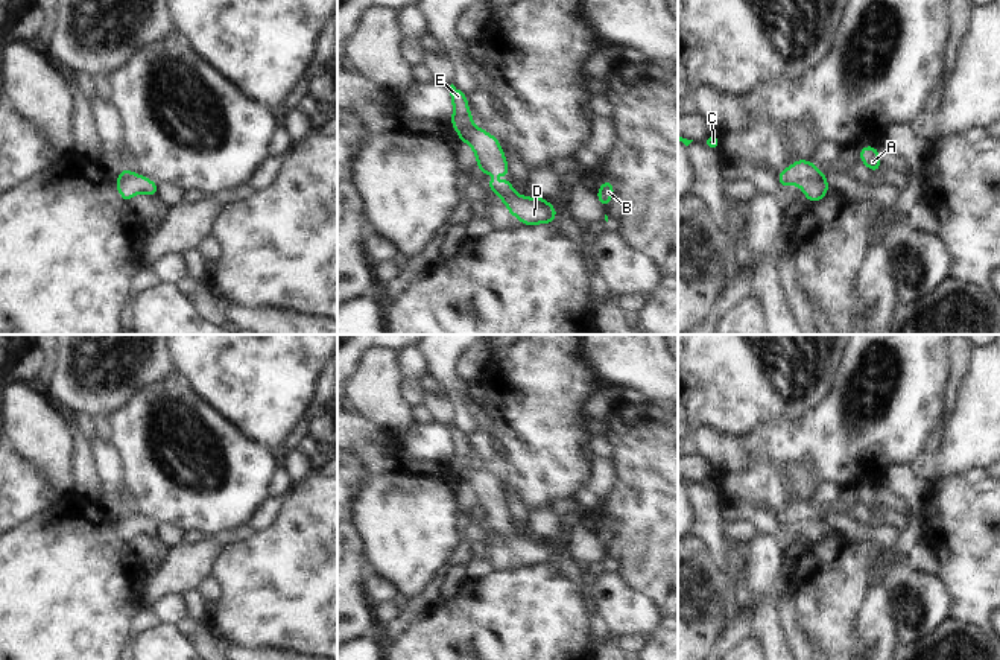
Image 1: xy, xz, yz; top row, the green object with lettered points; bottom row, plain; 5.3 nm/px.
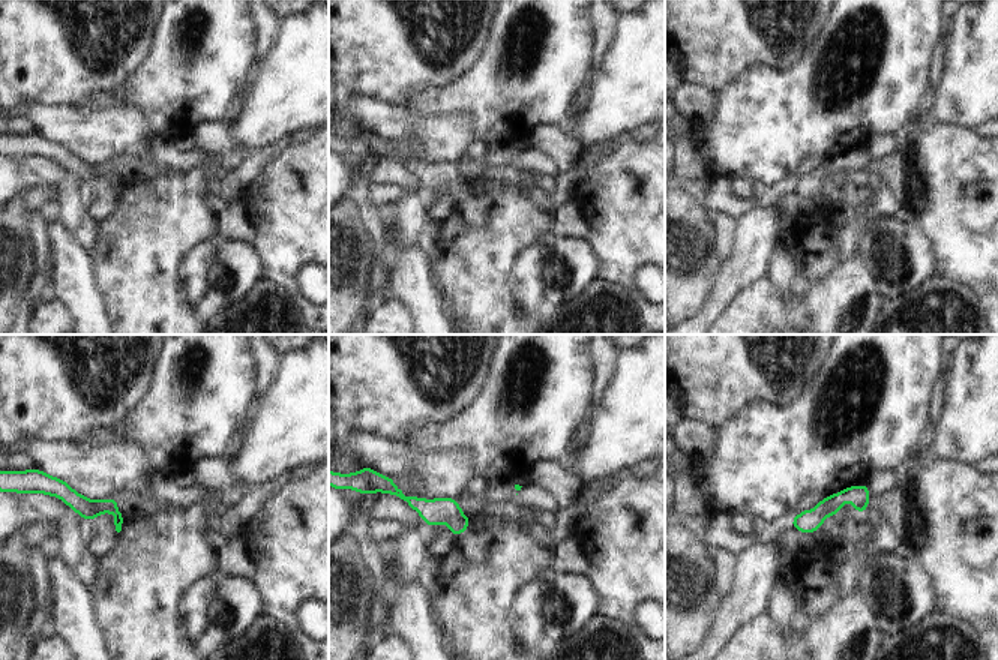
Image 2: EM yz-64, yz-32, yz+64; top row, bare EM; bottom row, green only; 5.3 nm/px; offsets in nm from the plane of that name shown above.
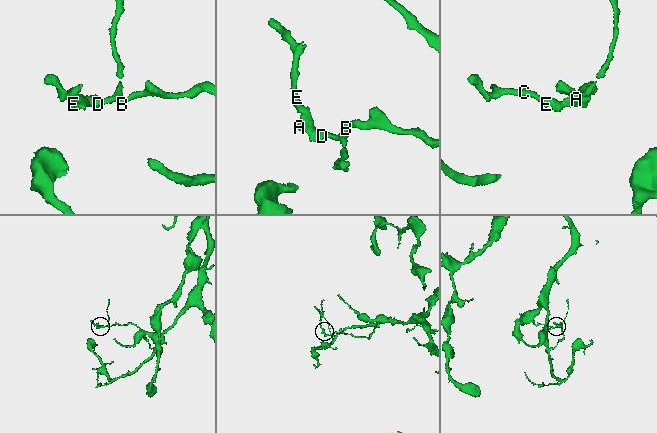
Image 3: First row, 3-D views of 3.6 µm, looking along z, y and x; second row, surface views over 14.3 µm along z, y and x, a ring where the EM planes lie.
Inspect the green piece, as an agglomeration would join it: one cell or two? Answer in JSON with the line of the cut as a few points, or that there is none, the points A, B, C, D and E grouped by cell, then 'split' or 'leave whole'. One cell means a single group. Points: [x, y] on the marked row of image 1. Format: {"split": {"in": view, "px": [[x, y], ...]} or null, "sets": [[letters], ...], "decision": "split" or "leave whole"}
{"split": {"in": "yz", "px": [[822, 177], [809, 177], [797, 183]]}, "sets": [["A", "B", "D"], ["C", "E"]], "decision": "split"}

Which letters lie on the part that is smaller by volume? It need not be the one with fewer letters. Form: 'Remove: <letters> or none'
Remove: C, E

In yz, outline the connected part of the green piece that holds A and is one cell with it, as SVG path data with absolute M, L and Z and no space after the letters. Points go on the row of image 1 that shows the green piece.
M865 146L859 151L859 155L865 166L874 173L875 170L883 169L878 160L878 148Z

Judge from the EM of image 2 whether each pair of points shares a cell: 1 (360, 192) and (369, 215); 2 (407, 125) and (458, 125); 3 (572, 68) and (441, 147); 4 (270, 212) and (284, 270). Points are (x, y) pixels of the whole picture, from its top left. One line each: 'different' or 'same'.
1: same
2: same
3: different
4: same

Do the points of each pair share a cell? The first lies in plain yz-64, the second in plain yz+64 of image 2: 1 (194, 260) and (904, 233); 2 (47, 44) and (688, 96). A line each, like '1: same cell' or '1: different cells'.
1: different cells
2: different cells

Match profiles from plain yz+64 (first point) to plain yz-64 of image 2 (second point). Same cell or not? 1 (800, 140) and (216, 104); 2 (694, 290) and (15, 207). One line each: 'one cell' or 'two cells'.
1: one cell
2: one cell

